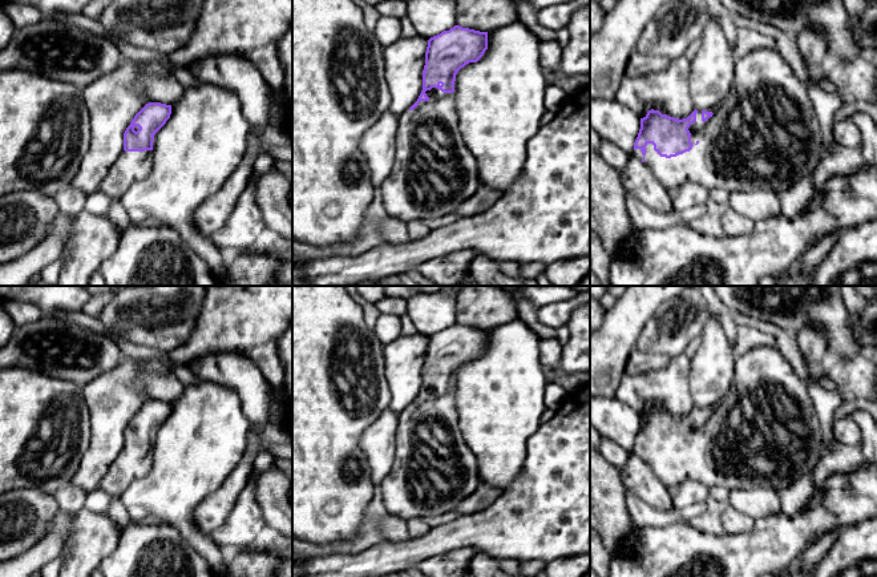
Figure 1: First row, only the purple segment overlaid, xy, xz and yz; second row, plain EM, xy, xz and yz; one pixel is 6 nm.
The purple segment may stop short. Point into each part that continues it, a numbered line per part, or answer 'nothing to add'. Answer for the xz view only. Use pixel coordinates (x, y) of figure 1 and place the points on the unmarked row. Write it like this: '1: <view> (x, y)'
1: xz (433, 471)

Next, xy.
1: xy (129, 465)

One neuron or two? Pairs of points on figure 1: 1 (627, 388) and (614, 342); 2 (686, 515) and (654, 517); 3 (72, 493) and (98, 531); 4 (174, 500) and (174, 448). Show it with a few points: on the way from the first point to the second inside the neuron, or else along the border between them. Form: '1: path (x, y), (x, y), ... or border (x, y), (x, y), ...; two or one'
1: border (623, 372), (614, 396); two
2: path (678, 516), (662, 517); one
3: border (83, 507), (75, 515); two
4: path (174, 487), (174, 461); one

